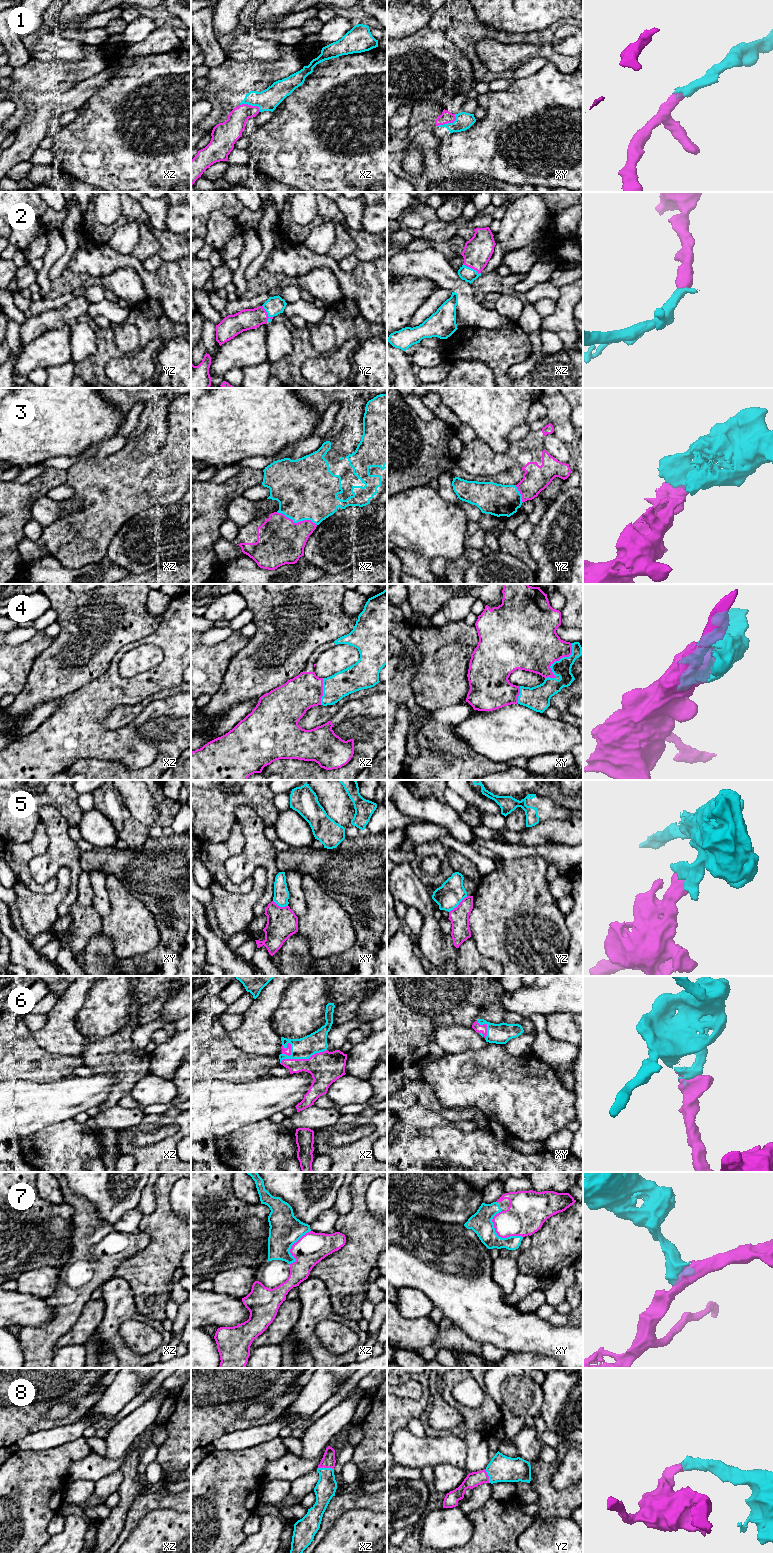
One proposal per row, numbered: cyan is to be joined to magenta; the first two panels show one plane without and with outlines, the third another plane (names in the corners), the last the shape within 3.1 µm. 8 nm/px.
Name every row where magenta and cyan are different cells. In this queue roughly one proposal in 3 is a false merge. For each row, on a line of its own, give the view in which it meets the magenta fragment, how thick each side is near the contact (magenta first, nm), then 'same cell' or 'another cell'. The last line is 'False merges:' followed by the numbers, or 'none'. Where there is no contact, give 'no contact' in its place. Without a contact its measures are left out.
1: contact in xy; calibres 100 and 140 nm; same cell
2: contact in yz; calibres 170 and 150 nm; same cell
3: contact in xz; calibres 380 and 440 nm; same cell
4: contact in xy; calibres 440 and 140 nm; same cell
5: contact in yz; calibres 160 and 200 nm; another cell
6: contact in xz; calibres 260 and 170 nm; same cell
7: contact in xy; calibres 300 and 180 nm; same cell
8: contact in xz; calibres 110 and 170 nm; same cell
False merges: 5

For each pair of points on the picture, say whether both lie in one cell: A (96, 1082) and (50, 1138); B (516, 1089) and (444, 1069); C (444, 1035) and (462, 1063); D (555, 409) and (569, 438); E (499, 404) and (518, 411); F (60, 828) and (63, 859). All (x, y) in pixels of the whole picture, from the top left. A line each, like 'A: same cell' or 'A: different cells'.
A: different cells
B: same cell
C: different cells
D: same cell
E: same cell
F: same cell

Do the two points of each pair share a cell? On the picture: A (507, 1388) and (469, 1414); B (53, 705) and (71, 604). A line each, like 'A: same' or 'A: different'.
A: different
B: different

